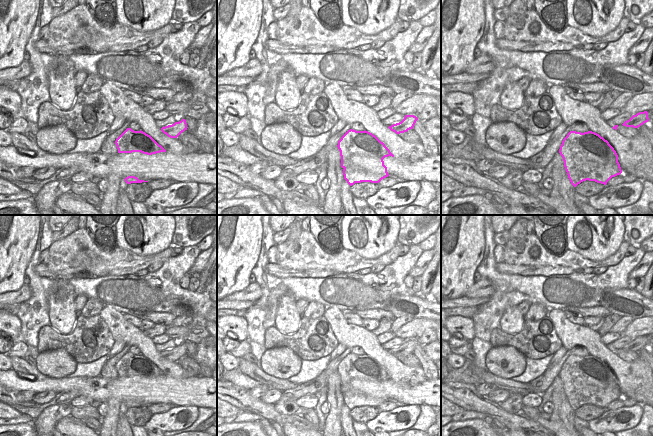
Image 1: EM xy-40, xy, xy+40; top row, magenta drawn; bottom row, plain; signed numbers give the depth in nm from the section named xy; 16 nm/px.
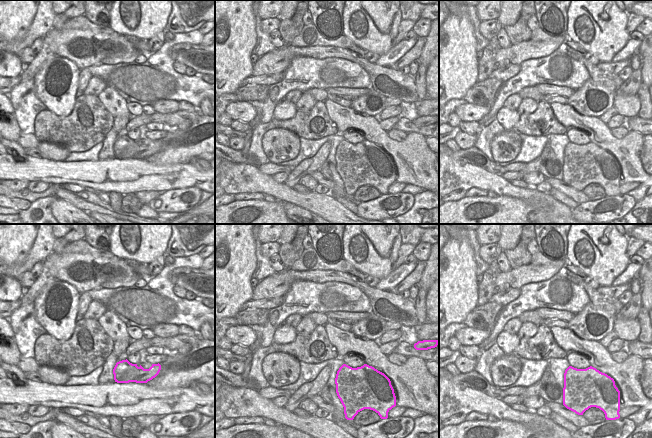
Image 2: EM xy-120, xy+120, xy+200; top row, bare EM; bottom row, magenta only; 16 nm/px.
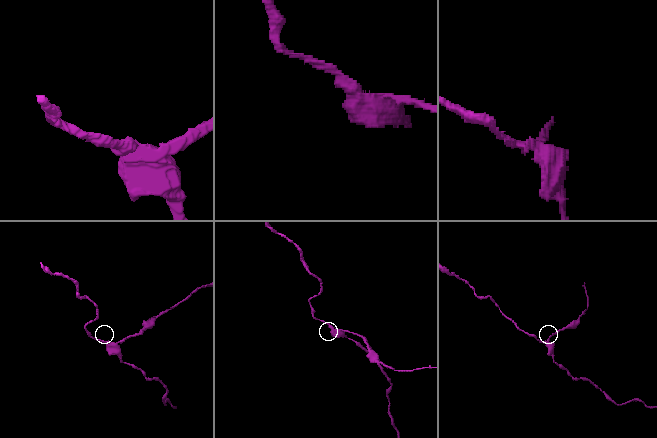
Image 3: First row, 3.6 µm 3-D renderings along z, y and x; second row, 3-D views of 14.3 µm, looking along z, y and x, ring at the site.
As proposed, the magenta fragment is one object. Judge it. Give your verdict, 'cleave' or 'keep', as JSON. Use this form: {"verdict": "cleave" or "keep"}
{"verdict": "cleave"}

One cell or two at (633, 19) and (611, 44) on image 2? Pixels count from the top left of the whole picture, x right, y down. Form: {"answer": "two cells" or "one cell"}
{"answer": "two cells"}

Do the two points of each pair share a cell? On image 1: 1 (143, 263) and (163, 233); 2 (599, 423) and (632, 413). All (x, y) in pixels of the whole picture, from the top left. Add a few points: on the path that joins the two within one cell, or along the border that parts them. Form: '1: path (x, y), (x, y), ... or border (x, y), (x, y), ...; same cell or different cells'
1: border (170, 246), (145, 255), (138, 255), (125, 249); different cells
2: path (607, 422), (617, 413), (624, 414); same cell

